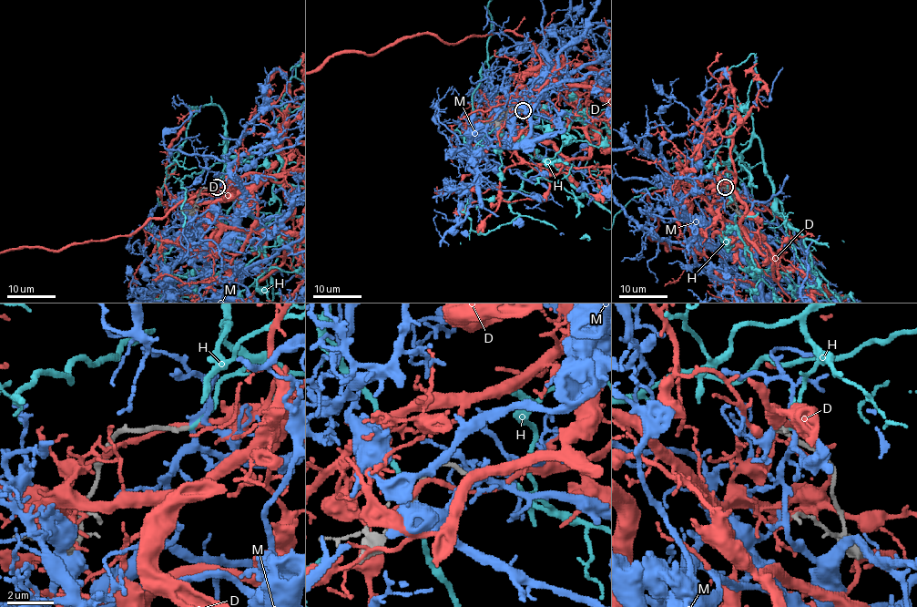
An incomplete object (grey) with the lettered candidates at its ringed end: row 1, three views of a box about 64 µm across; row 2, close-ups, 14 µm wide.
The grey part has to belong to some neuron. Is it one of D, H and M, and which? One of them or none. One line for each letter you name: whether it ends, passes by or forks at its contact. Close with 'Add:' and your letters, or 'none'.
H: it ends
Add: H

